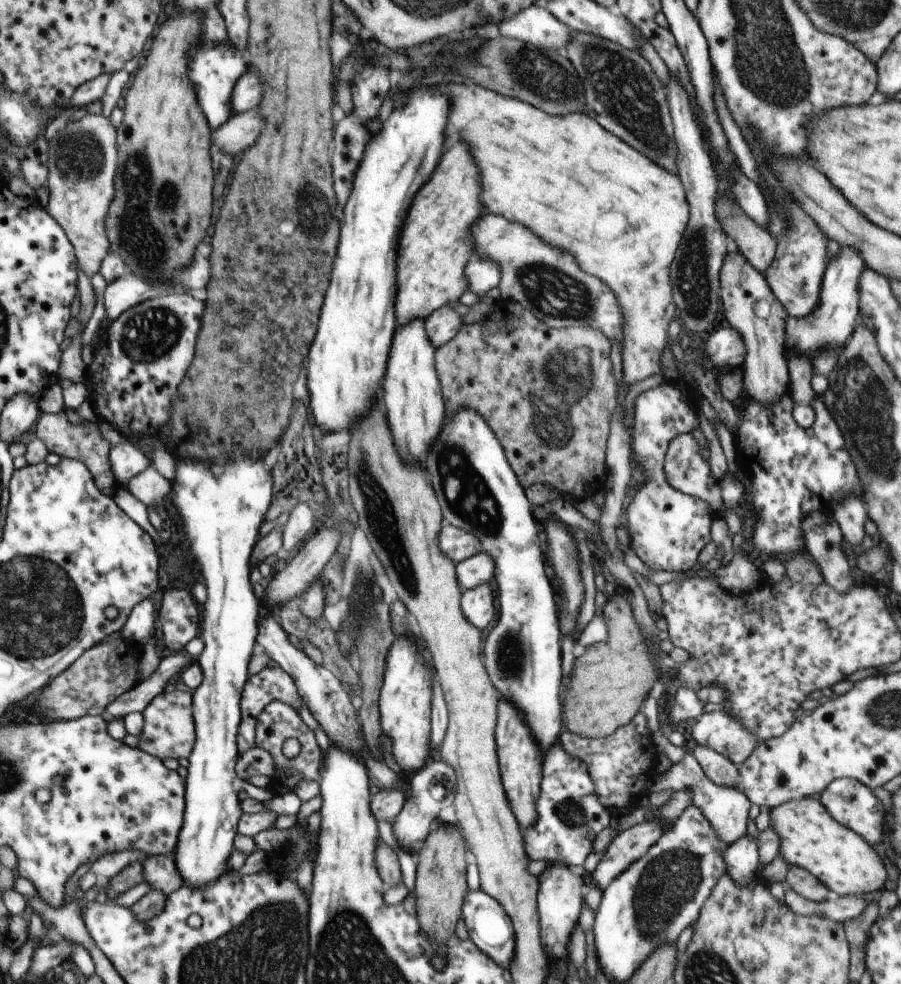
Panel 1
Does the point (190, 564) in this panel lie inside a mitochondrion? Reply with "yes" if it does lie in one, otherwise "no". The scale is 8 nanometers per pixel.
no

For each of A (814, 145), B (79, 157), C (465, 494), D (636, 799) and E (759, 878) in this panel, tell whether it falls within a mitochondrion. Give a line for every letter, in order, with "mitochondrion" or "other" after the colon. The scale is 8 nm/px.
A: other
B: mitochondrion
C: mitochondrion
D: other
E: other

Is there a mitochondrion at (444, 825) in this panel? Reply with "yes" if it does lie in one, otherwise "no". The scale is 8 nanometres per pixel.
no

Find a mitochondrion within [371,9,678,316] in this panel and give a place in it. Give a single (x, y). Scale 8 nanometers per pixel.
(620, 89)

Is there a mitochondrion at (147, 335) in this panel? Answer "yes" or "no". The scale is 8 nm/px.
yes

